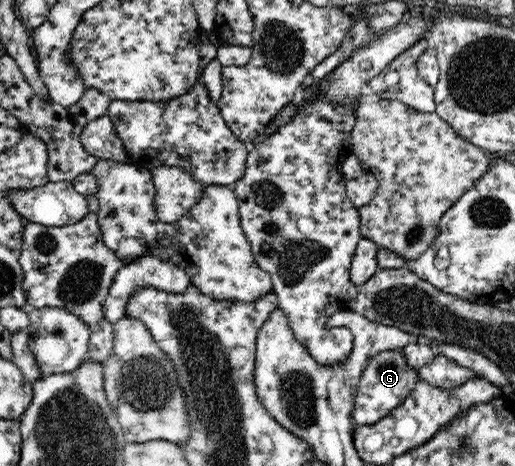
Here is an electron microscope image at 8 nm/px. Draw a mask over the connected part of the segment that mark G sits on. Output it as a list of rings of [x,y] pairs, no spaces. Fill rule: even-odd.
[[[402,348],[383,350],[371,356],[369,364],[365,366],[365,371],[361,374],[360,384],[356,387],[352,420],[357,425],[370,425],[384,416],[390,416],[392,410],[409,396],[419,380],[418,373],[415,373],[408,365]]]

